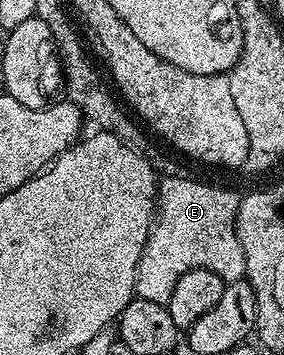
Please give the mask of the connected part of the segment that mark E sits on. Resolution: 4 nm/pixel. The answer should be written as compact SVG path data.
M185 175L163 177L157 185L156 213L153 215L151 232L139 258L138 272L135 274L135 295L144 300L167 305L174 284L188 271L206 270L218 275L227 284L239 282L245 276L245 252L236 232L237 210L241 195L234 191L200 182Z

